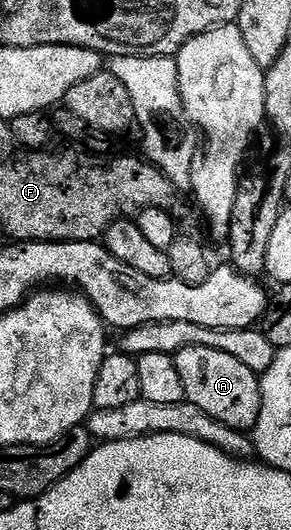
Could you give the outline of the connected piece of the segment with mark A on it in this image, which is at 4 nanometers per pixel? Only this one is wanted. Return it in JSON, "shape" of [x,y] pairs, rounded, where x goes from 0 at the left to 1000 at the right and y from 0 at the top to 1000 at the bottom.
{"shape":[[[691,651],[625,655],[598,672],[646,762],[708,775],[722,791],[749,791],[749,798],[777,798],[794,809],[859,813],[876,806],[893,781],[893,711],[845,685],[804,677],[804,670],[777,670],[777,662]]]}

